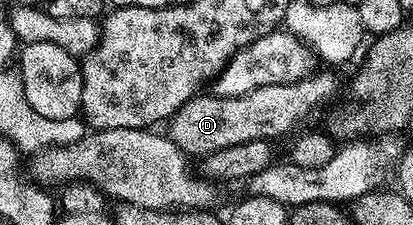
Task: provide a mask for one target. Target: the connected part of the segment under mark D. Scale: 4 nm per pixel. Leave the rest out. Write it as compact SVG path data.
M318 76L293 84L262 86L246 96L197 94L187 100L172 117L170 138L181 152L197 158L206 157L223 147L237 146L238 143L248 143L251 140L275 141L275 136L286 135L299 120L304 120L311 114L312 107L319 100L324 100L331 94L331 82L324 76Z

